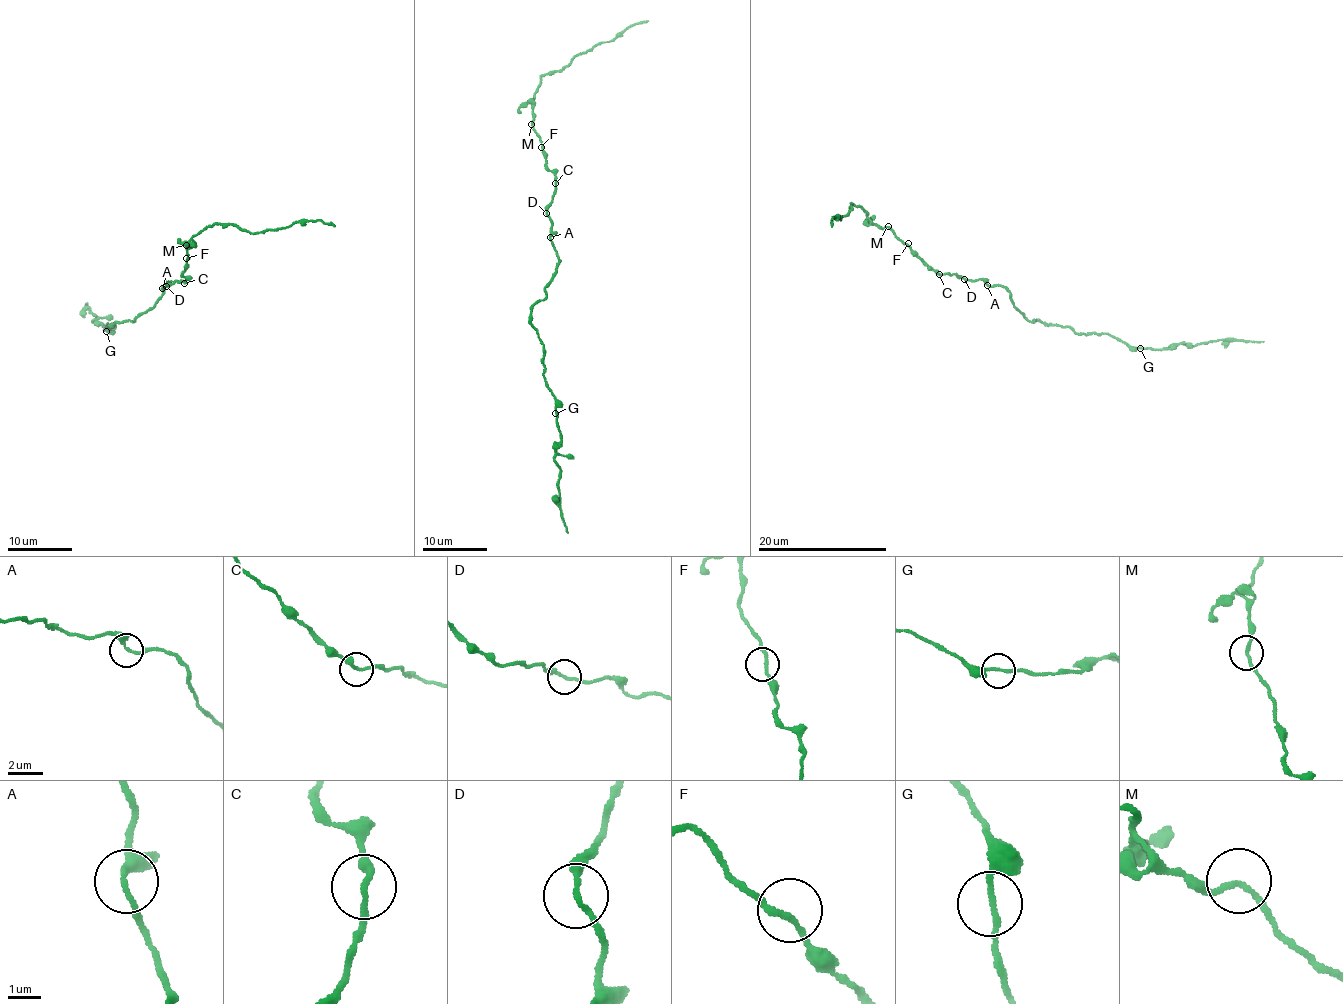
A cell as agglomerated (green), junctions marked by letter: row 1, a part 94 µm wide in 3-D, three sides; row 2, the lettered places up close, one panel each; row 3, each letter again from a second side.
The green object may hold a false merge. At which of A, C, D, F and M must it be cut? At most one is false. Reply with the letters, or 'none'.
none

